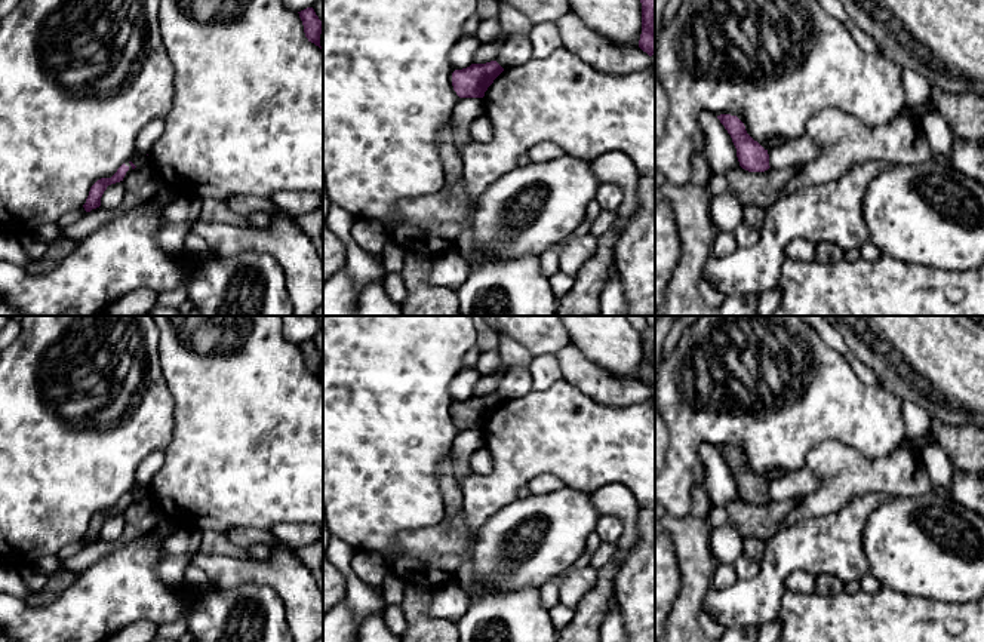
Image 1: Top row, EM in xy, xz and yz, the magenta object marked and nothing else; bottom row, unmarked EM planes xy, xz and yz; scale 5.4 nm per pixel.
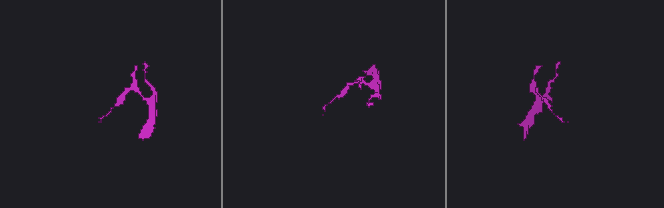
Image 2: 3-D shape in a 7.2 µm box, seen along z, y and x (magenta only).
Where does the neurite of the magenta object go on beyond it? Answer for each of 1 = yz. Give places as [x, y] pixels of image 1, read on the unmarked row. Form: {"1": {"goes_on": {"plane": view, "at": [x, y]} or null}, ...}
{"1": {"goes_on": null}}

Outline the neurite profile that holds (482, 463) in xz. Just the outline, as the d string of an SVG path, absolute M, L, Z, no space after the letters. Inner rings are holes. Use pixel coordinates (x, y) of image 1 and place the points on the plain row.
M486 446L479 448L471 455L470 466L477 474L489 474L493 471L493 457Z

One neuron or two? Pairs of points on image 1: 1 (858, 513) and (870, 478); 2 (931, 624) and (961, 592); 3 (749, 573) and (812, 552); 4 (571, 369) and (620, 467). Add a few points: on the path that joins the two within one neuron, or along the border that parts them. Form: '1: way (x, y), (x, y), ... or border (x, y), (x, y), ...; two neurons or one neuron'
1: border (892, 494), (858, 494), (835, 513); two neurons
2: border (918, 596), (968, 602); two neurons
3: border (760, 564), (760, 570), (753, 577), (738, 581); two neurons
4: border (563, 378), (593, 399), (612, 406); two neurons

